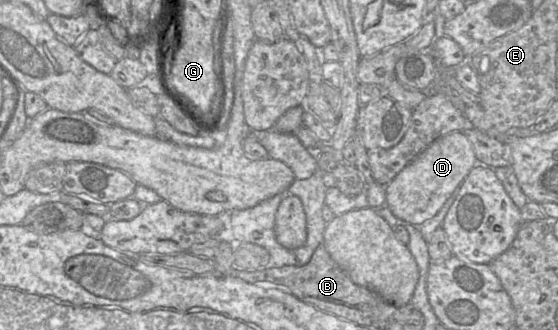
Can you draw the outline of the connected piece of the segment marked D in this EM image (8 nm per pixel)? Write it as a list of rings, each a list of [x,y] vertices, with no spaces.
[[[454,131],[436,139],[385,187],[386,206],[397,218],[412,225],[422,224],[439,212],[474,168],[476,159],[474,148],[464,132]]]

